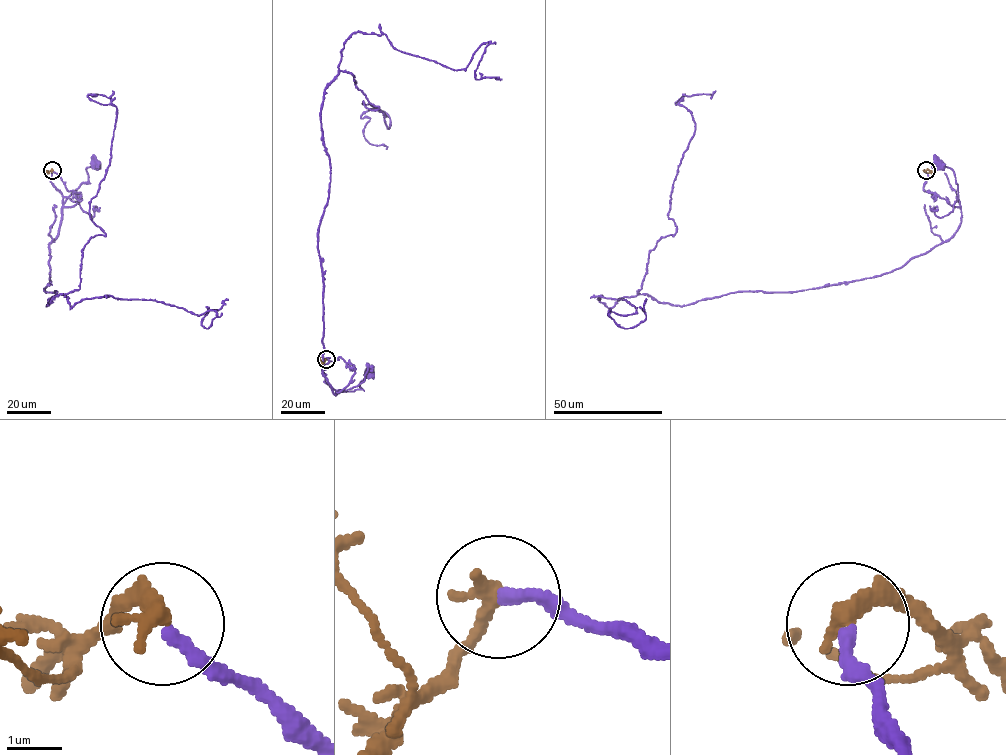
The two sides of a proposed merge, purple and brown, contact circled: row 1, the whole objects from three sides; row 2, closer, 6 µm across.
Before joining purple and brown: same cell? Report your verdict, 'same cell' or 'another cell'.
same cell

